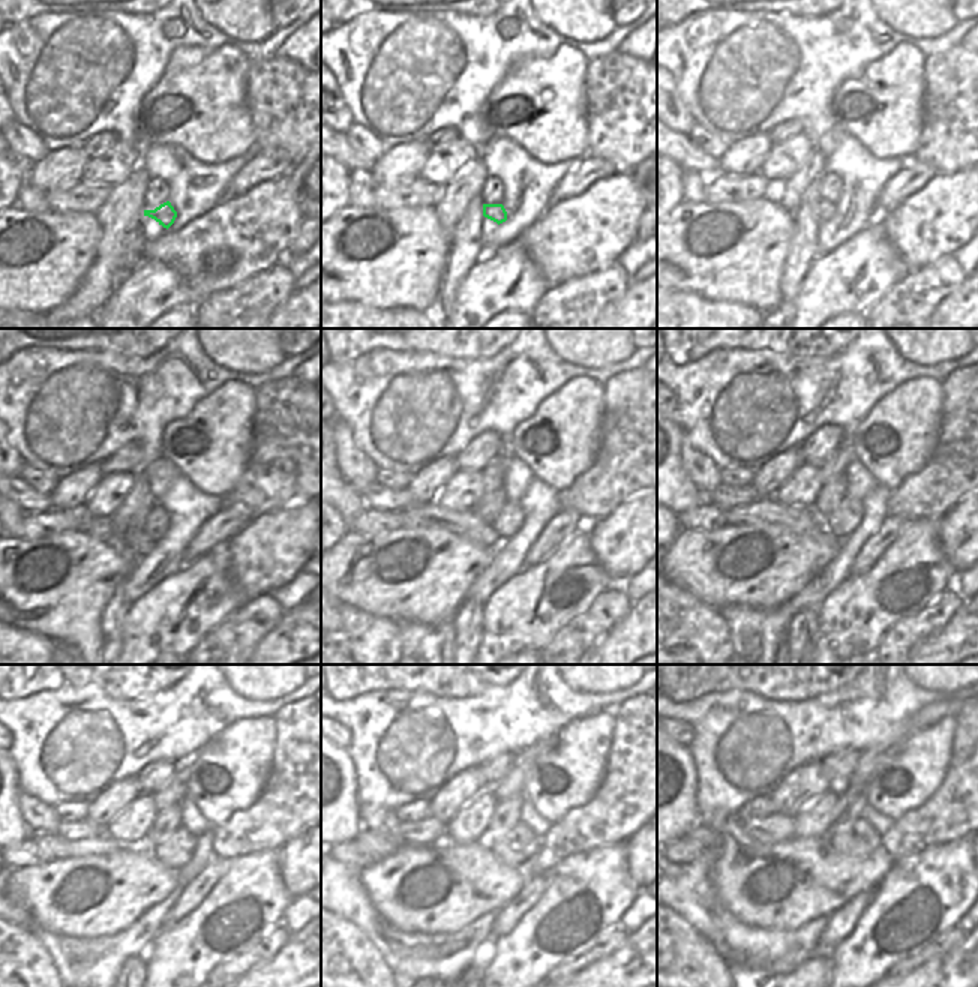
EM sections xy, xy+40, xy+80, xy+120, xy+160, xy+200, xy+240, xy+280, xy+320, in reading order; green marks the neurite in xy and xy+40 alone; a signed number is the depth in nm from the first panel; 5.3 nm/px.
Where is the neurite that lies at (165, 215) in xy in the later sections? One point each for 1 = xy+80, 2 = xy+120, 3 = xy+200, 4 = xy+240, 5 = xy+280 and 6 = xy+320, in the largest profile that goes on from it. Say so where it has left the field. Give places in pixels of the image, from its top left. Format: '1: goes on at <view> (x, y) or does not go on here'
1: goes on at xy+80 (827, 210)
2: goes on at xy+120 (140, 545)
3: goes on at xy+200 (800, 519)
4: goes on at xy+240 (51, 848)
5: goes on at xy+280 (383, 845)
6: goes on at xy+320 (701, 833)

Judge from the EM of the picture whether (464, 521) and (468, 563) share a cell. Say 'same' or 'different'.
different

